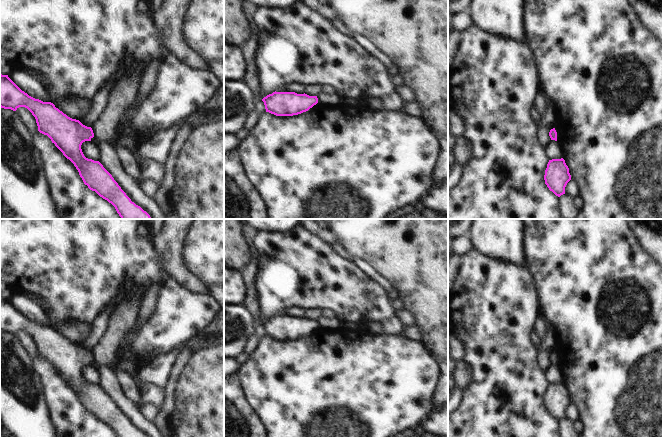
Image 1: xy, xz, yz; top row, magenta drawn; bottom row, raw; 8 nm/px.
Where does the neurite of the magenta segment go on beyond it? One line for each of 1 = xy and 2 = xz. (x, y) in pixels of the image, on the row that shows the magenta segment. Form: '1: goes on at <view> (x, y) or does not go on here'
1: does not go on here
2: does not go on here

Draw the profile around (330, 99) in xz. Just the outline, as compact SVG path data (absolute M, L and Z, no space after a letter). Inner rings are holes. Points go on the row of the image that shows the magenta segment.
M320 93L317 95L318 102L321 104L327 104L329 106L335 106L337 104L342 104L343 98L339 94L325 94Z

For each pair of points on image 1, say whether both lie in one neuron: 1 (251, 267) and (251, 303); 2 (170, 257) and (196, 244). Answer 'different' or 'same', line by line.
1: same
2: different

